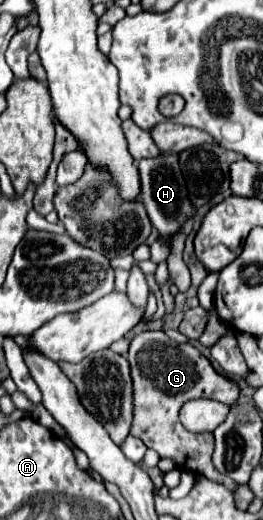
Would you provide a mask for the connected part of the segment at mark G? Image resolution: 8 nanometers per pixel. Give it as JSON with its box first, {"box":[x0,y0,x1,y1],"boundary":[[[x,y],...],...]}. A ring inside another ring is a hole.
{"box":[129,331,239,491],"boundary":[[[141,331],[133,337],[129,347],[131,377],[135,387],[135,417],[131,435],[139,437],[149,449],[155,449],[159,457],[169,457],[179,469],[201,473],[211,481],[227,485],[231,491],[237,483],[227,475],[221,475],[213,463],[213,433],[191,433],[179,421],[179,409],[191,399],[215,399],[225,405],[235,405],[239,399],[239,383],[217,373],[211,361],[199,353],[193,345],[177,345],[165,331]]]}

